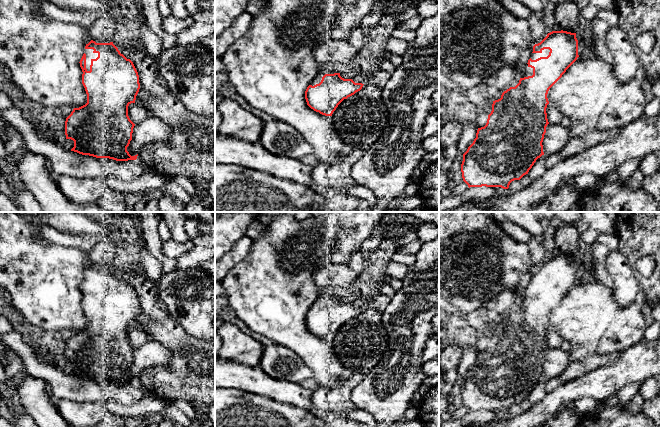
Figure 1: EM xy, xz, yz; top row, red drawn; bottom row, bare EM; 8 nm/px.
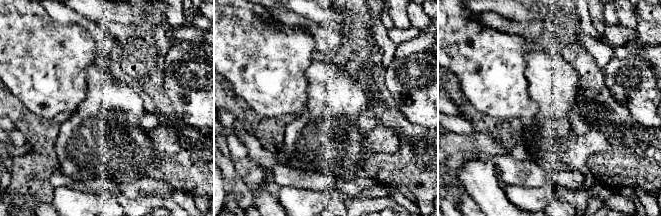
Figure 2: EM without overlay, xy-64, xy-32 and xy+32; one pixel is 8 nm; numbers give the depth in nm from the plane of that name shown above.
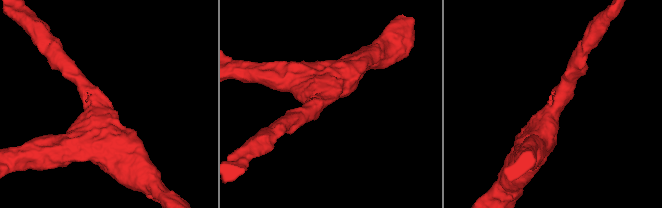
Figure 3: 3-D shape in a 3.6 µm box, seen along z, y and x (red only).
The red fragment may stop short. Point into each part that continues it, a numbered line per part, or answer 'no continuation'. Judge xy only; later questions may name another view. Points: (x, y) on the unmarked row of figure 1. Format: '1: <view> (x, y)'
1: xy (89, 277)

